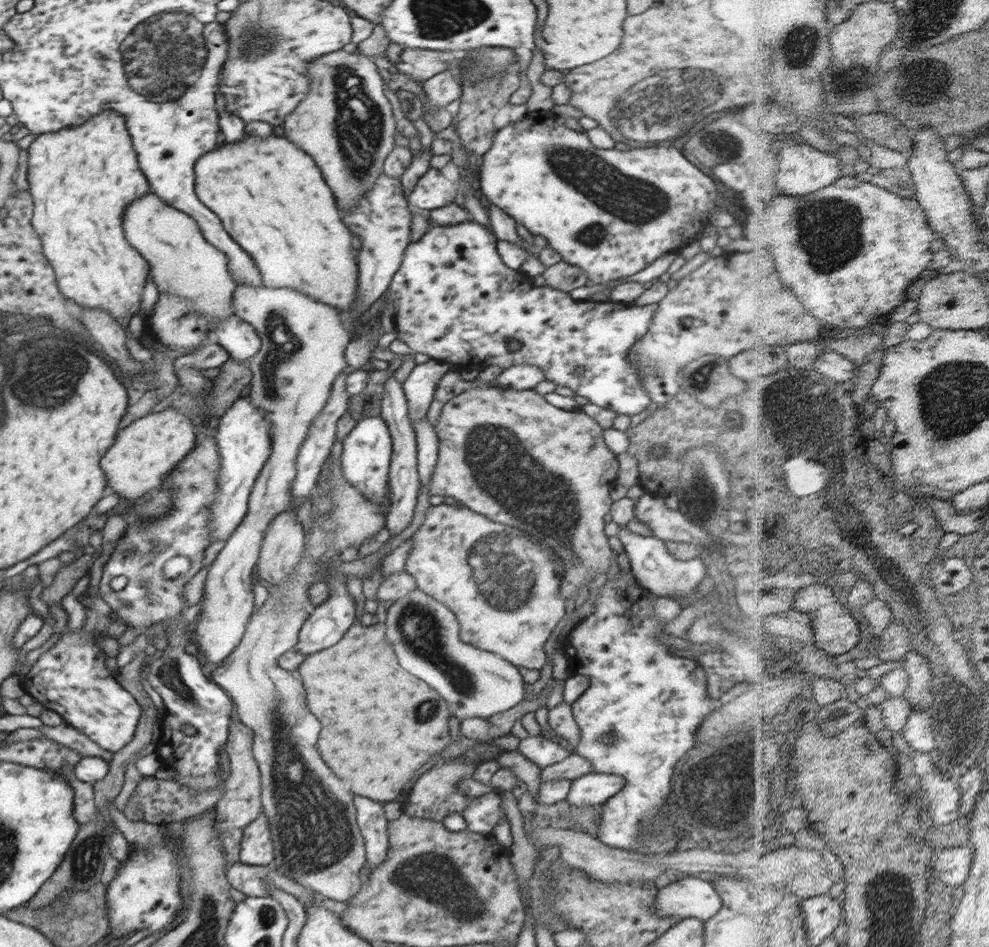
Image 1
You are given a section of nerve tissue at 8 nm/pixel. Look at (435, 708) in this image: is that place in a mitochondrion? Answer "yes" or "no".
yes

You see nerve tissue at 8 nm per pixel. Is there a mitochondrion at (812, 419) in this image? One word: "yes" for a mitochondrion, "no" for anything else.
yes

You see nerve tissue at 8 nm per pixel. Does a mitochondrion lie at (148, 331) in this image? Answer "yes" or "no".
no

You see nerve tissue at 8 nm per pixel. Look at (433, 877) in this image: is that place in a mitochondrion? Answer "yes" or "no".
yes

